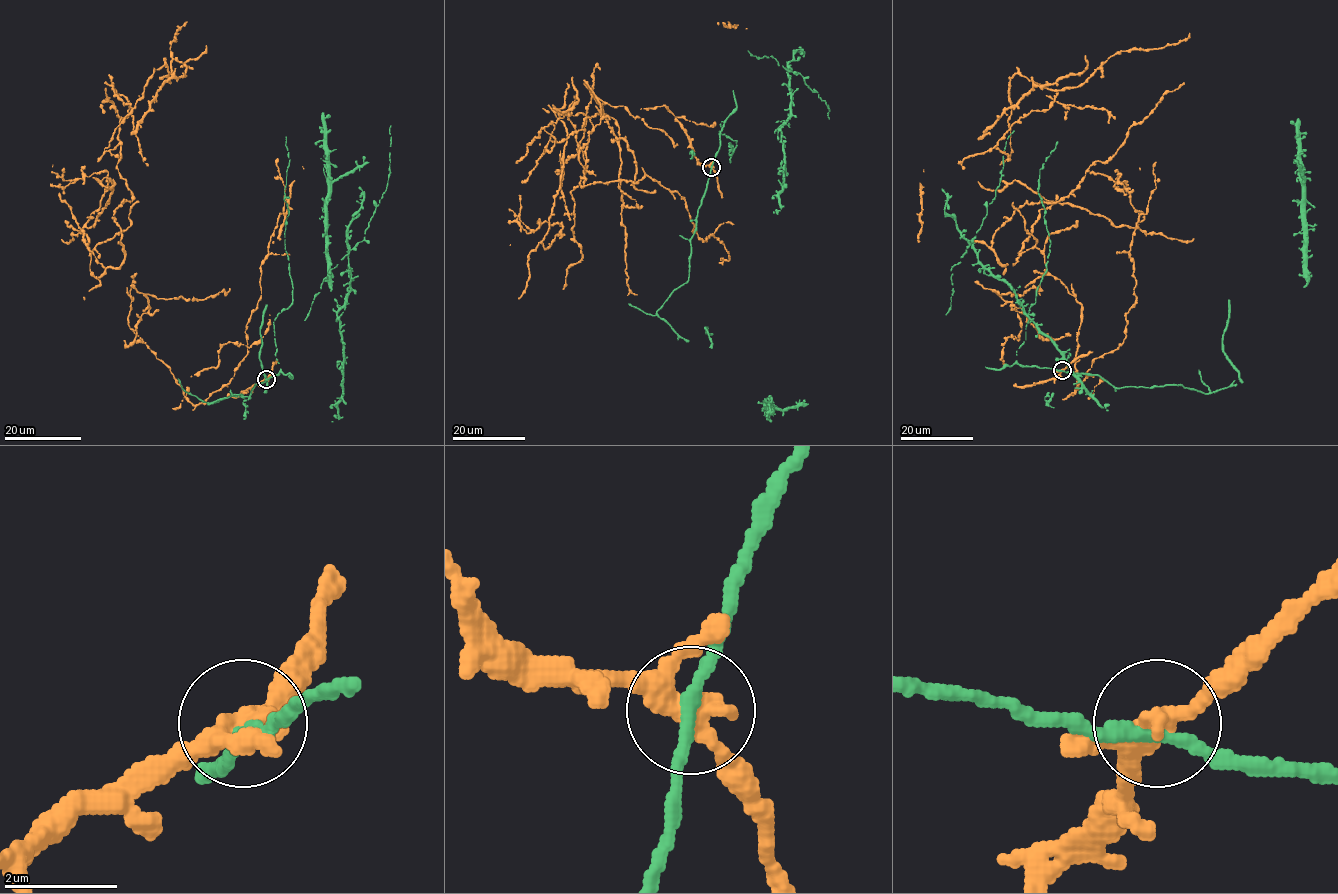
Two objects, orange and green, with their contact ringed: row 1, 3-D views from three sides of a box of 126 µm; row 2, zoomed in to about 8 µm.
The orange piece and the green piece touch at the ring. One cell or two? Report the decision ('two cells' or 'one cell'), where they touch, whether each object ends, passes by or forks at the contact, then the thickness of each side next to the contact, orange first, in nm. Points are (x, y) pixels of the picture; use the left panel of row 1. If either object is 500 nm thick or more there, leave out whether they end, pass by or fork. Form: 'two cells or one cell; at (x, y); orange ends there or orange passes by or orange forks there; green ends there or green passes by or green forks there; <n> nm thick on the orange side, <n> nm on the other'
two cells; at (266, 379); orange forks there; green passes by; 320 nm thick on the orange side, 240 nm on the other

